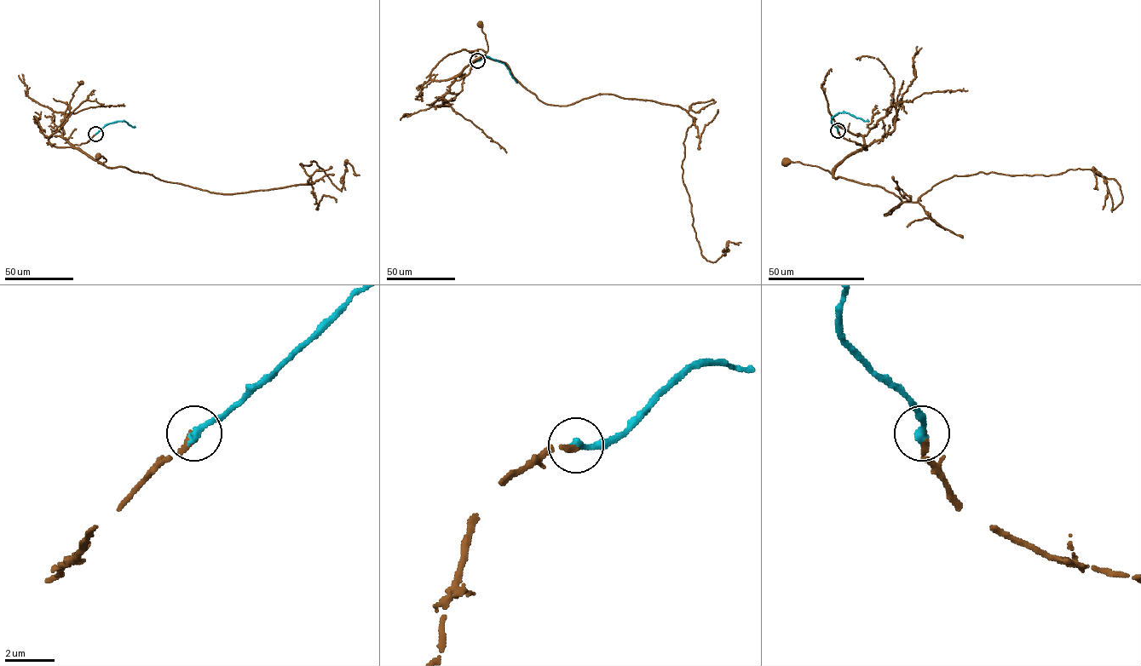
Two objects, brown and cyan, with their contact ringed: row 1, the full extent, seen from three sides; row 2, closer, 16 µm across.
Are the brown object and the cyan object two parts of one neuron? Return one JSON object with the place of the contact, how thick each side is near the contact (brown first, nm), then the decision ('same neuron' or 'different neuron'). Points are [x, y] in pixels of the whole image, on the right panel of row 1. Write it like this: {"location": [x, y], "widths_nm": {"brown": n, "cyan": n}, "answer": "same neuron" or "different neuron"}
{"location": [838, 130], "widths_nm": {"brown": 80, "cyan": 320}, "answer": "same neuron"}

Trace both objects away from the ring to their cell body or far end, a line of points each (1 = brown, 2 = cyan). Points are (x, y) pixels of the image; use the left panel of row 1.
1: (95, 134), (86, 143), (73, 145), (102, 164), (106, 161), (102, 156), (98, 156)
2: (95, 134), (117, 121), (125, 121), (135, 127)

